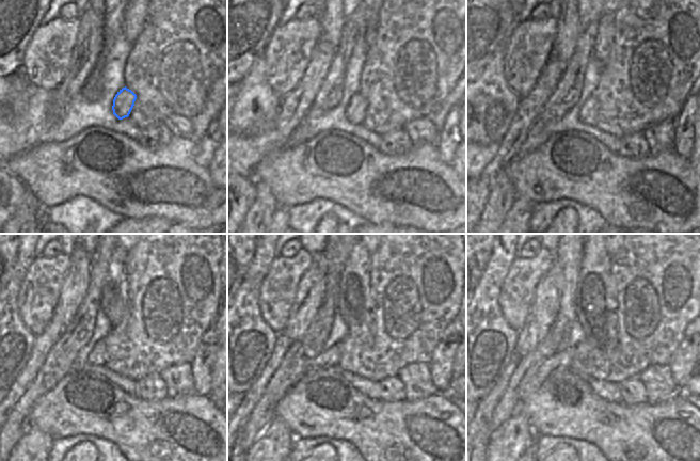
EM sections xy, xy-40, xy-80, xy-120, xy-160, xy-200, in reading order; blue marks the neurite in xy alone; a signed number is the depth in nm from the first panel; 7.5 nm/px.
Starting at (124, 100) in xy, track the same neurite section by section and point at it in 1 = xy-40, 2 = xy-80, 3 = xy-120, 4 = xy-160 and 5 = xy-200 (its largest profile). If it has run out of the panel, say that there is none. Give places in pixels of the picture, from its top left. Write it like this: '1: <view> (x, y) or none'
1: xy-40 (355, 110)
2: xy-80 (589, 111)
3: xy-120 (98, 355)
4: xy-160 (329, 358)
5: xy-200 (563, 359)

